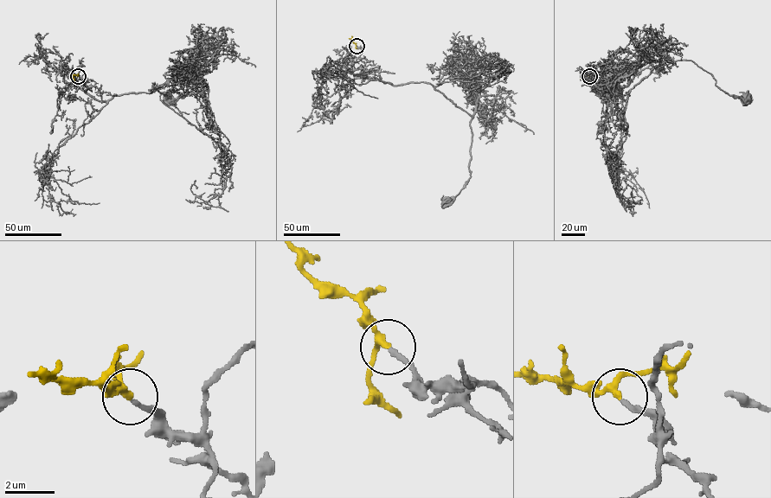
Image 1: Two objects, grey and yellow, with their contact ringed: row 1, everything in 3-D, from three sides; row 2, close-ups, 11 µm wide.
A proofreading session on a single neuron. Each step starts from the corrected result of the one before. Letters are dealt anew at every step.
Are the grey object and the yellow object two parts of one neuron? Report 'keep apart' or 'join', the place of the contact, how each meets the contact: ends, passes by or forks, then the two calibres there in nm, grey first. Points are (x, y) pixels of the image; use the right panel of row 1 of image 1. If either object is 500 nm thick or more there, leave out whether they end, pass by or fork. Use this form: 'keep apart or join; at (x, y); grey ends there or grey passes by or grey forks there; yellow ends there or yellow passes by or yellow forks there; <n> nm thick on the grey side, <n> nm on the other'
join; at (589, 76); grey ends there; yellow passes by; 190 nm thick on the grey side, 240 nm on the other

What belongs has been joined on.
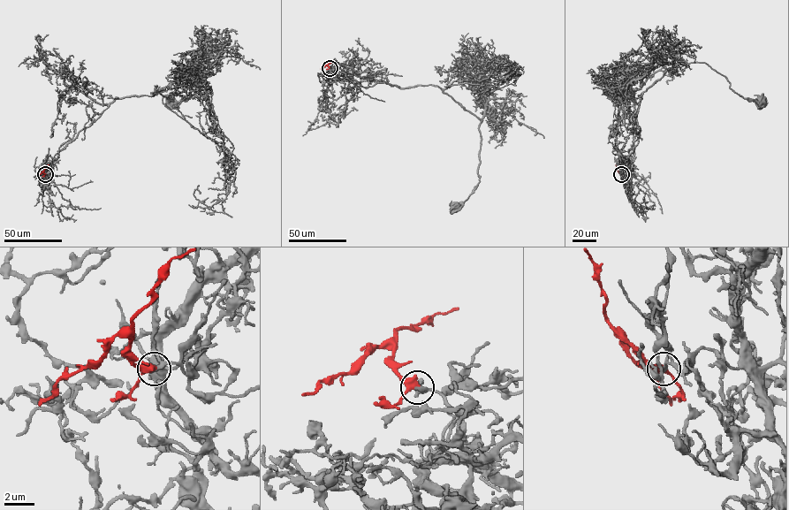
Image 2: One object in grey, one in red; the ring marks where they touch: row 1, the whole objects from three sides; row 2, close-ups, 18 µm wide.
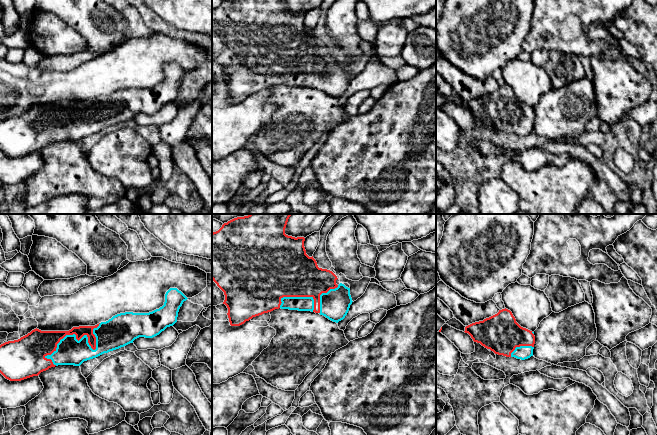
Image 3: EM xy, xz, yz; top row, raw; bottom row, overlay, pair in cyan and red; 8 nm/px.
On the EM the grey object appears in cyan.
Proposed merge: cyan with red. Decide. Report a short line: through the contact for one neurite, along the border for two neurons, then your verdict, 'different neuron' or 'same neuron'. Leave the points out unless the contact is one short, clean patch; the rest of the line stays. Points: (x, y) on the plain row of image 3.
same neuron

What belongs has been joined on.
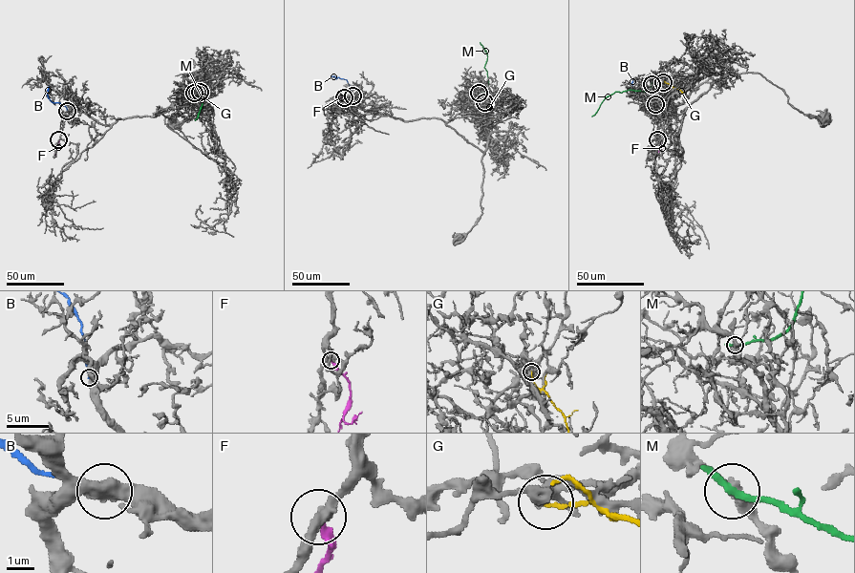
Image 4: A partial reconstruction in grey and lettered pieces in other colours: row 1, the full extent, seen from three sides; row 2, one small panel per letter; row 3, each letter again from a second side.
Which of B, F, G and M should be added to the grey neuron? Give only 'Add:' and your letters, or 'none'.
Add: none

